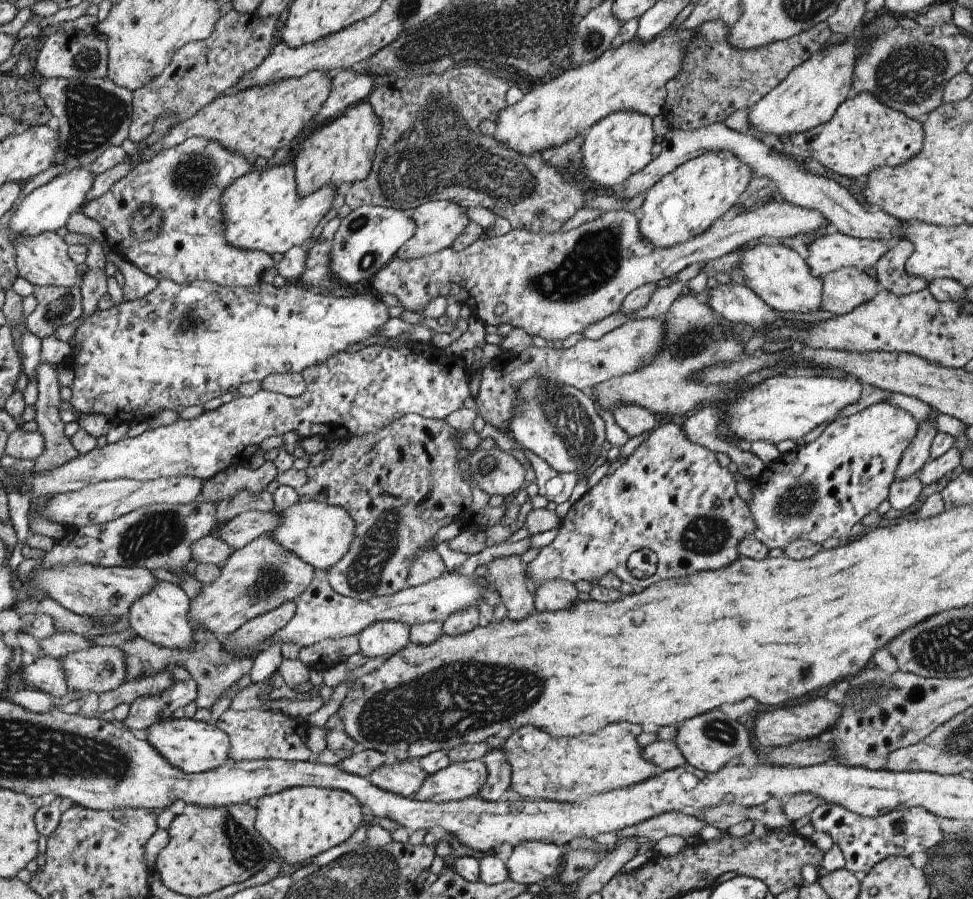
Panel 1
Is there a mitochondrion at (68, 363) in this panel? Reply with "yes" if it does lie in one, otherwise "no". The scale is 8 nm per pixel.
no

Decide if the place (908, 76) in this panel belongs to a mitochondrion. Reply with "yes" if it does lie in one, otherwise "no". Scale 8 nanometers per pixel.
yes

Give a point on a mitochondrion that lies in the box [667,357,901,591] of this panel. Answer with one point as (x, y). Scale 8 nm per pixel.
(709, 535)

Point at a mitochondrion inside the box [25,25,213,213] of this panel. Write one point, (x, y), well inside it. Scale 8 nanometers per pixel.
(95, 114)

